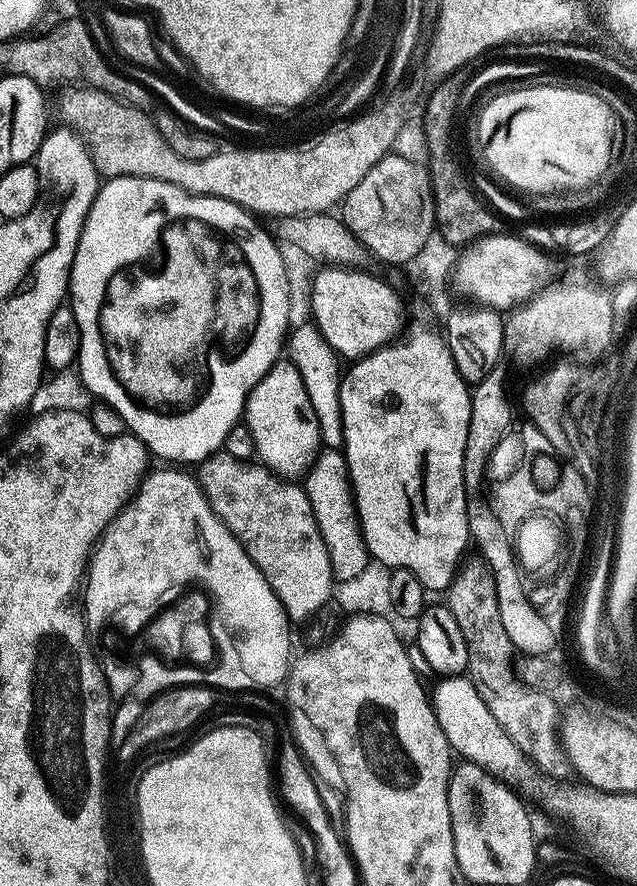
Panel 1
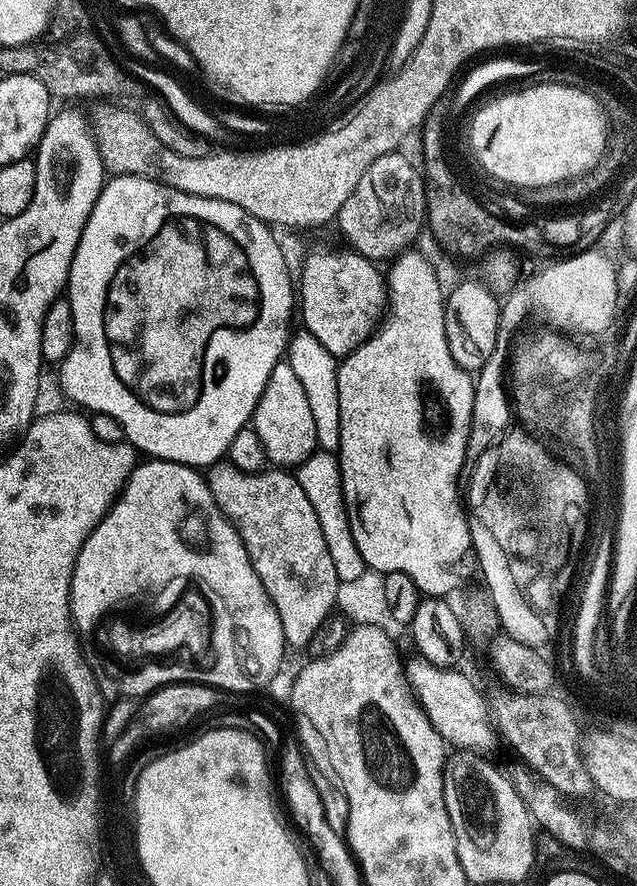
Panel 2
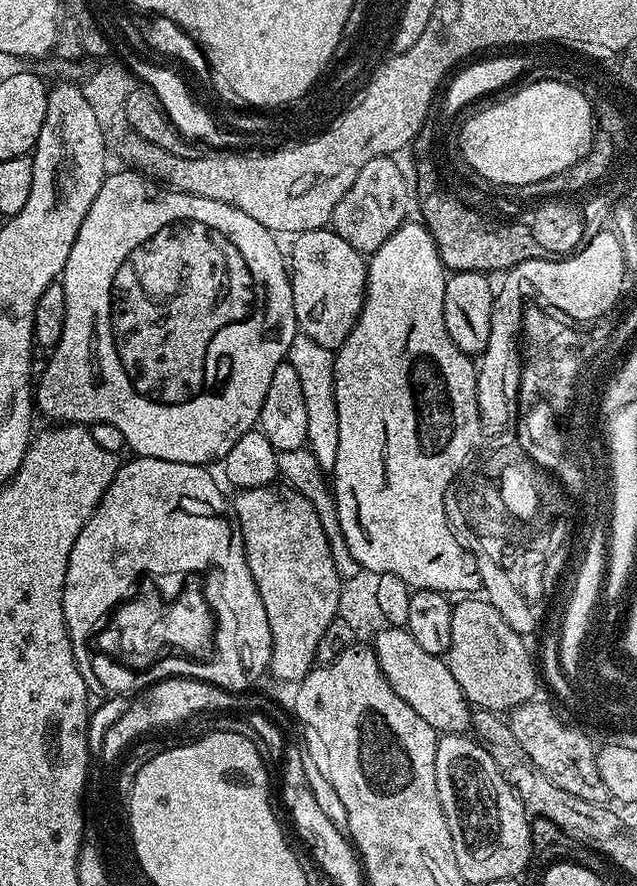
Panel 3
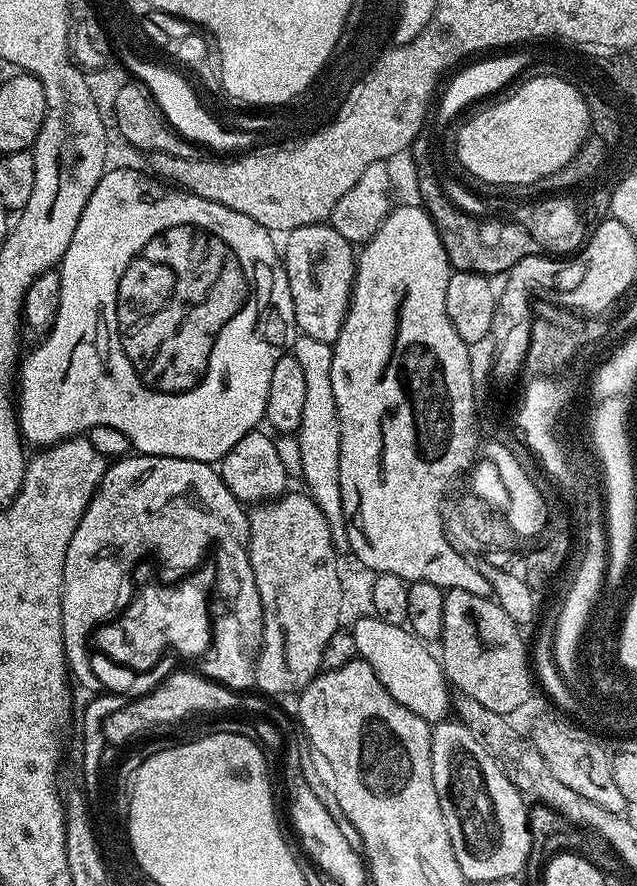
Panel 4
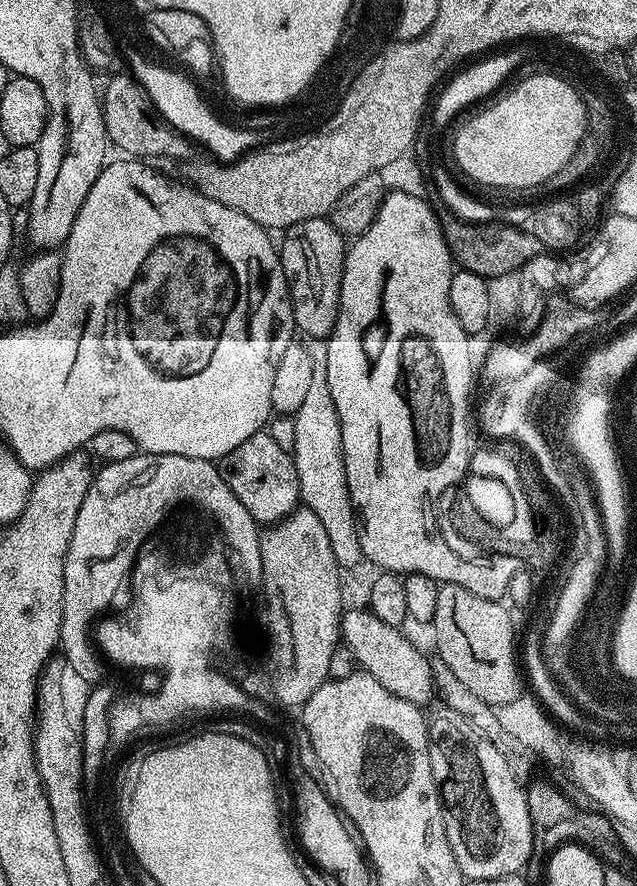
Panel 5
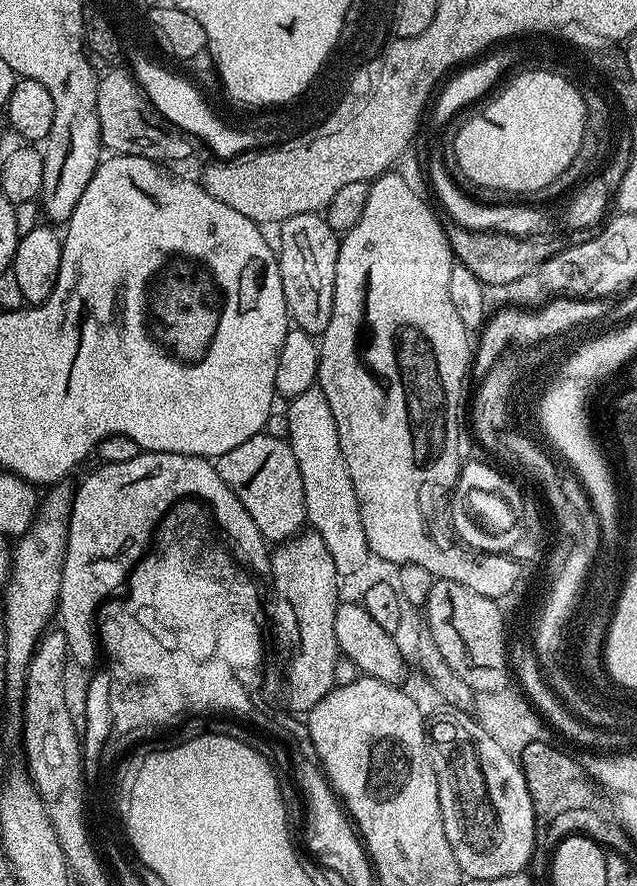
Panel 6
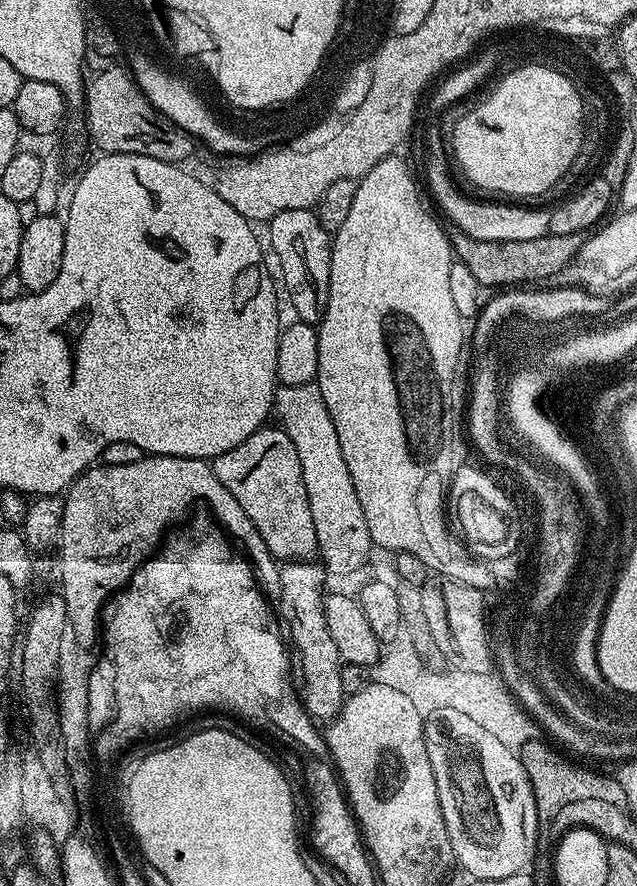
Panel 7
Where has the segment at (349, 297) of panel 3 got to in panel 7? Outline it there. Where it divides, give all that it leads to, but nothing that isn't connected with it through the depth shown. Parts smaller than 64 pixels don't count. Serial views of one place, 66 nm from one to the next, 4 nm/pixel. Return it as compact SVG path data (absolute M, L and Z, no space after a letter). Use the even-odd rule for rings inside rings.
M311 208L282 210L282 214L272 217L267 228L268 236L272 239L272 248L276 251L276 260L280 263L280 272L284 275L284 288L288 291L288 300L292 303L293 310L300 315L297 317L303 323L319 325L328 301L332 261L332 240L328 229L322 226L322 222Z

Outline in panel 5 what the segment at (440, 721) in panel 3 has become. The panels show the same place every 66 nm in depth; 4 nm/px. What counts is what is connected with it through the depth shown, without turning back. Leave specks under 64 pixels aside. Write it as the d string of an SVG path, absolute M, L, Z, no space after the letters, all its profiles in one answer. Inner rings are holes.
M367 608L347 610L340 618L340 634L343 647L354 654L357 665L369 672L375 680L382 682L390 694L417 706L432 700L433 684L429 657L420 653L403 635L401 629L386 626L382 618L374 618Z

